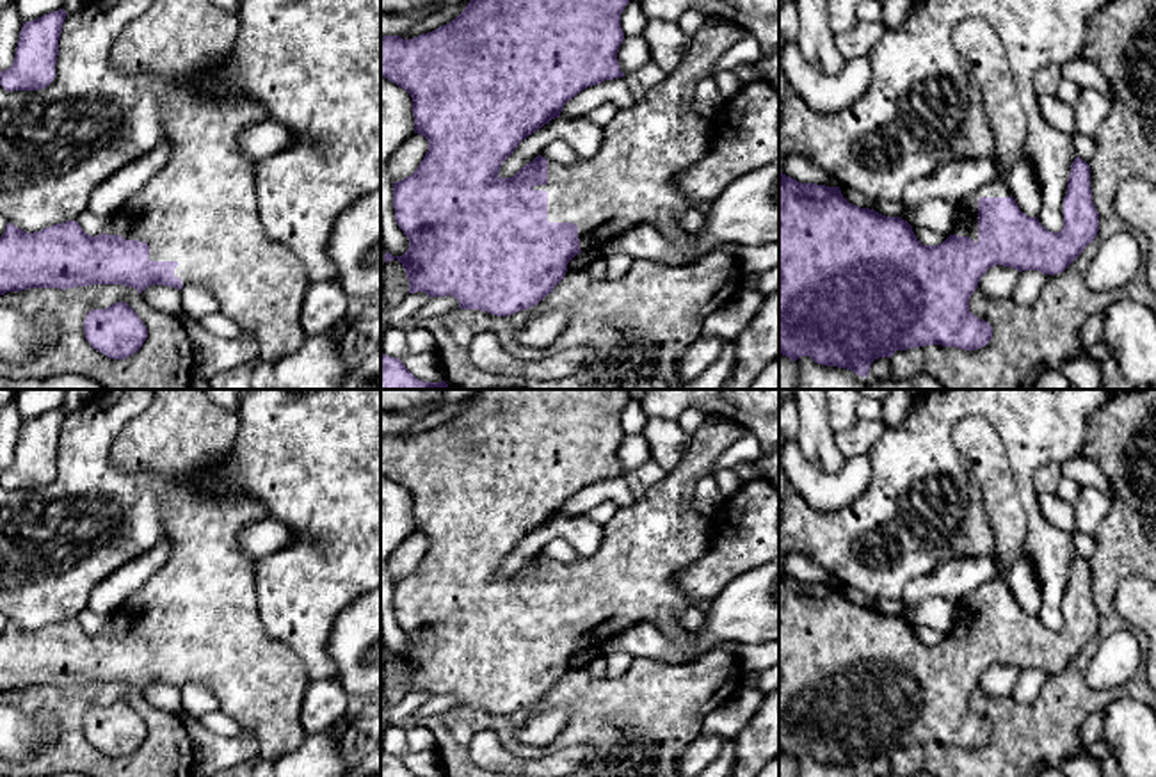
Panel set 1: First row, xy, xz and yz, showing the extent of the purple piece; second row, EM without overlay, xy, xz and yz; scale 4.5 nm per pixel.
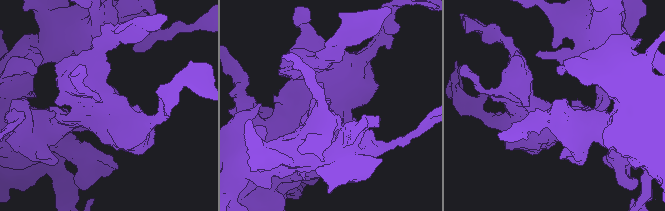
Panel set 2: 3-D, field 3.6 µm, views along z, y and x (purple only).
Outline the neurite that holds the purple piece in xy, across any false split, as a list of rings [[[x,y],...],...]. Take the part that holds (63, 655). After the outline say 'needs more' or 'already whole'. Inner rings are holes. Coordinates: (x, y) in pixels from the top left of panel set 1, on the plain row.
[[[155,389],[153,398],[144,413],[132,418],[123,430],[119,432],[117,439],[112,445],[112,464],[133,477],[148,475],[158,482],[176,480],[187,491],[181,494],[176,505],[169,503],[169,496],[162,494],[158,498],[160,505],[164,507],[164,542],[169,544],[169,558],[165,565],[153,574],[133,596],[130,596],[112,615],[110,622],[105,631],[98,635],[87,633],[76,619],[66,619],[60,622],[53,622],[41,629],[27,631],[14,622],[7,622],[4,633],[0,635],[0,693],[7,690],[21,690],[28,686],[76,686],[76,685],[89,685],[89,683],[124,683],[135,686],[142,692],[148,685],[164,683],[181,688],[185,683],[199,683],[210,688],[217,699],[219,708],[228,713],[242,731],[251,731],[258,740],[258,757],[274,761],[295,750],[302,740],[308,736],[301,724],[301,708],[304,702],[304,693],[309,686],[311,676],[306,669],[306,663],[297,656],[297,653],[285,642],[270,637],[261,622],[258,612],[258,596],[256,596],[256,578],[254,578],[254,564],[256,558],[249,557],[240,546],[240,533],[256,521],[269,517],[267,509],[249,496],[237,496],[229,498],[222,489],[215,487],[212,491],[201,491],[194,480],[197,473],[208,466],[215,466],[222,461],[233,448],[235,436],[238,432],[238,416],[208,398],[203,389]]] | needs more

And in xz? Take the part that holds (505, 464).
[[[480,389],[470,398],[466,407],[450,421],[421,432],[413,437],[402,437],[400,434],[381,436],[381,473],[398,485],[405,487],[413,496],[414,532],[429,539],[429,549],[420,560],[418,567],[393,581],[393,606],[398,626],[409,637],[409,647],[402,654],[384,653],[384,660],[398,658],[405,669],[409,679],[409,692],[425,690],[432,695],[452,693],[459,699],[461,708],[480,708],[496,715],[509,715],[521,708],[537,704],[553,686],[564,677],[567,661],[580,651],[608,647],[608,644],[622,631],[635,624],[651,622],[663,629],[672,640],[681,644],[690,658],[702,656],[694,649],[695,633],[686,631],[679,615],[694,603],[685,596],[678,585],[676,576],[690,562],[701,558],[710,544],[710,519],[694,507],[694,493],[697,484],[711,475],[711,466],[717,459],[731,448],[740,437],[747,434],[747,429],[740,423],[720,416],[710,416],[699,430],[690,436],[690,445],[685,450],[678,466],[669,471],[660,482],[647,489],[647,493],[635,500],[630,507],[622,507],[615,512],[610,523],[603,526],[603,541],[596,553],[582,555],[574,564],[562,564],[558,560],[548,560],[537,553],[532,560],[521,565],[512,576],[500,576],[502,562],[514,551],[518,542],[551,517],[560,516],[564,503],[573,498],[580,489],[598,484],[605,478],[624,475],[621,469],[617,450],[624,437],[621,427],[621,413],[630,402],[630,389]]] | needs more

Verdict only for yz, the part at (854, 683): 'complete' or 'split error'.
split error

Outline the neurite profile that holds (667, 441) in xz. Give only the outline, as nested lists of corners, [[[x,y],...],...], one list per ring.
[[[649,416],[642,434],[651,448],[651,459],[667,473],[678,466],[690,445],[690,434],[674,420]]]

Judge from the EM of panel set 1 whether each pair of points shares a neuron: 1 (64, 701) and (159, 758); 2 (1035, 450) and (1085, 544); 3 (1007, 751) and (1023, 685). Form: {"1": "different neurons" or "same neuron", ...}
{"1": "same neuron", "2": "different neurons", "3": "different neurons"}

